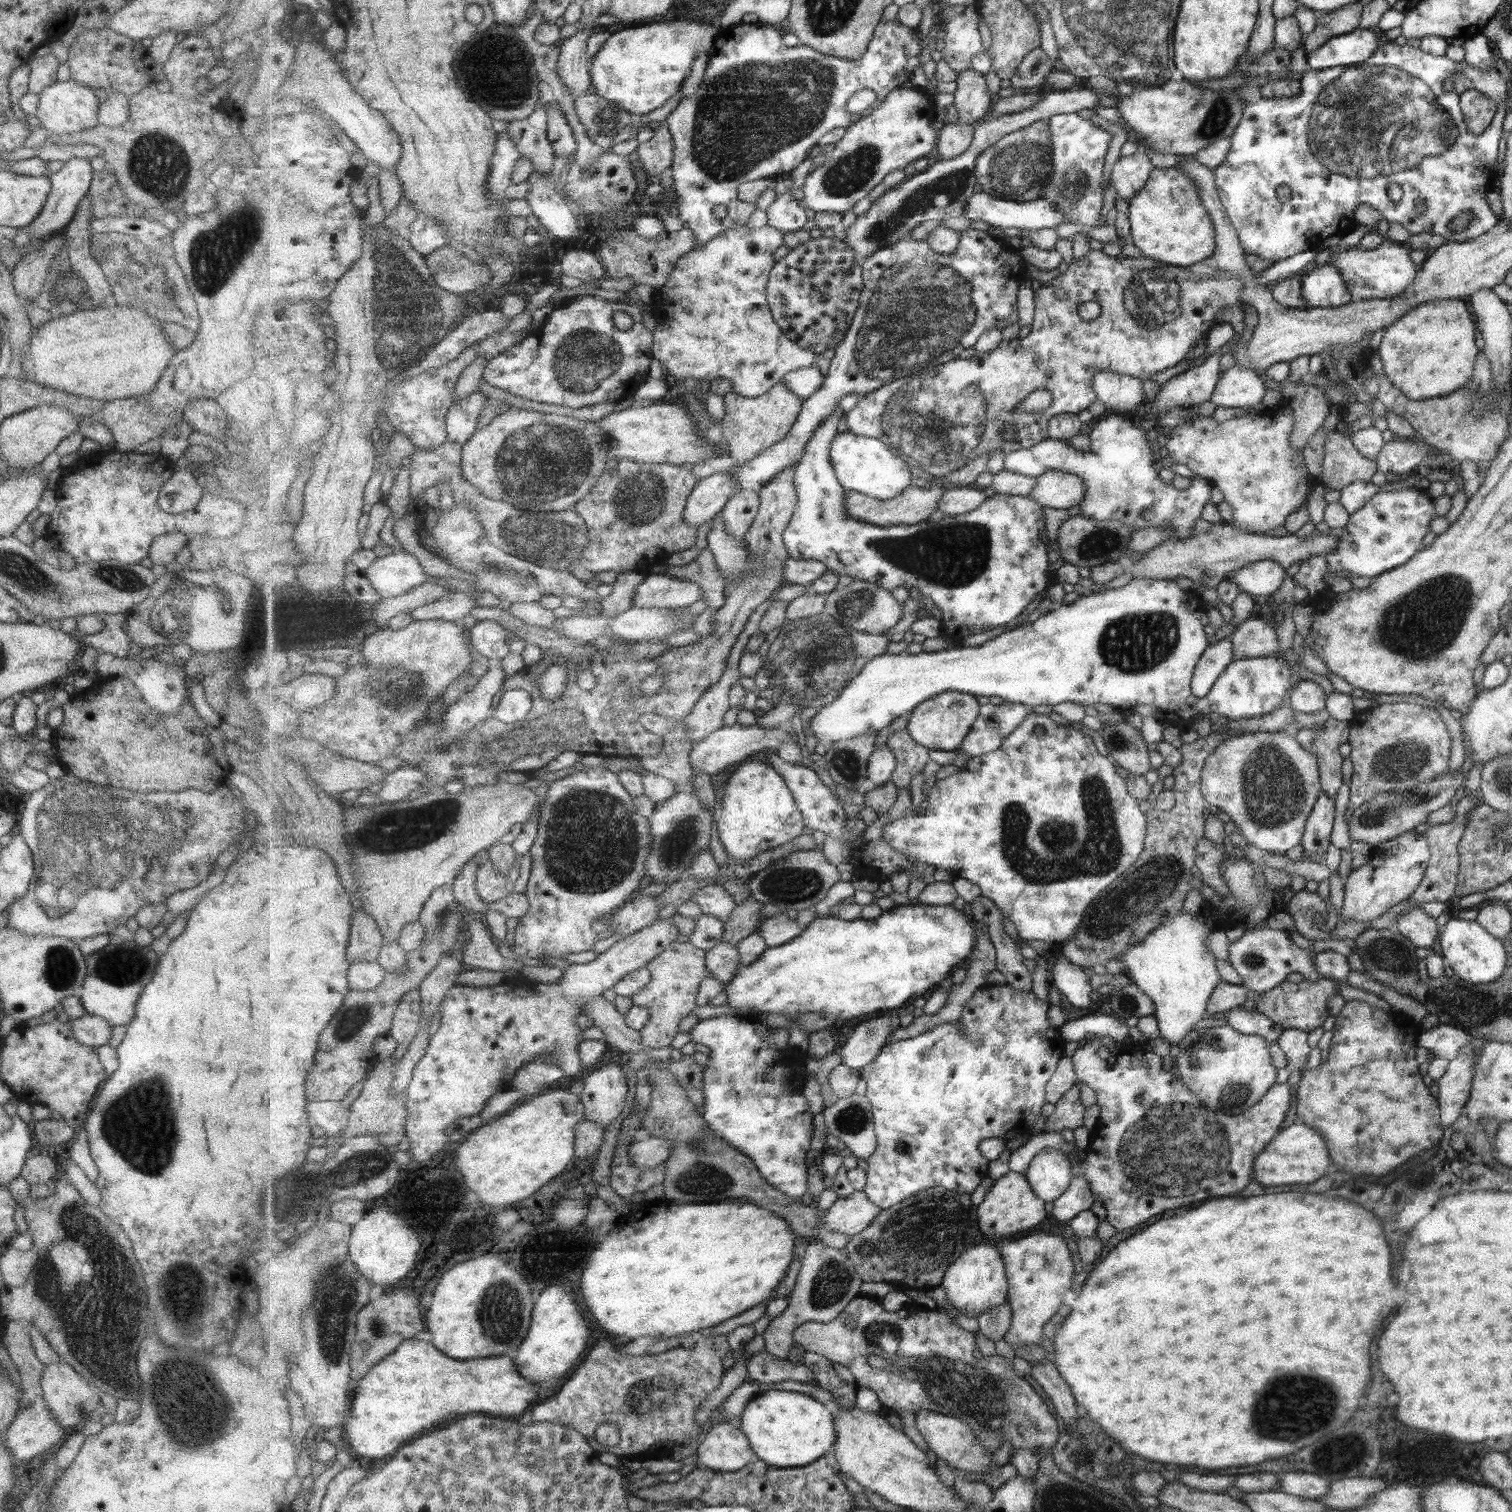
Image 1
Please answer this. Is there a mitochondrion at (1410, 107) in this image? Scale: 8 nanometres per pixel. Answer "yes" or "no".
yes

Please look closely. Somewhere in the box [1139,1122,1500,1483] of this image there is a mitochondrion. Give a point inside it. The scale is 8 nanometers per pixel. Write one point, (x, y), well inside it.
(1268, 1415)

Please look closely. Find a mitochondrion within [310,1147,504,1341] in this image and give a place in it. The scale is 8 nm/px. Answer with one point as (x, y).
(366, 1169)

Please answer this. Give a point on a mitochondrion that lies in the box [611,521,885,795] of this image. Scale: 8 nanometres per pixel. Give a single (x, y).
(813, 660)

